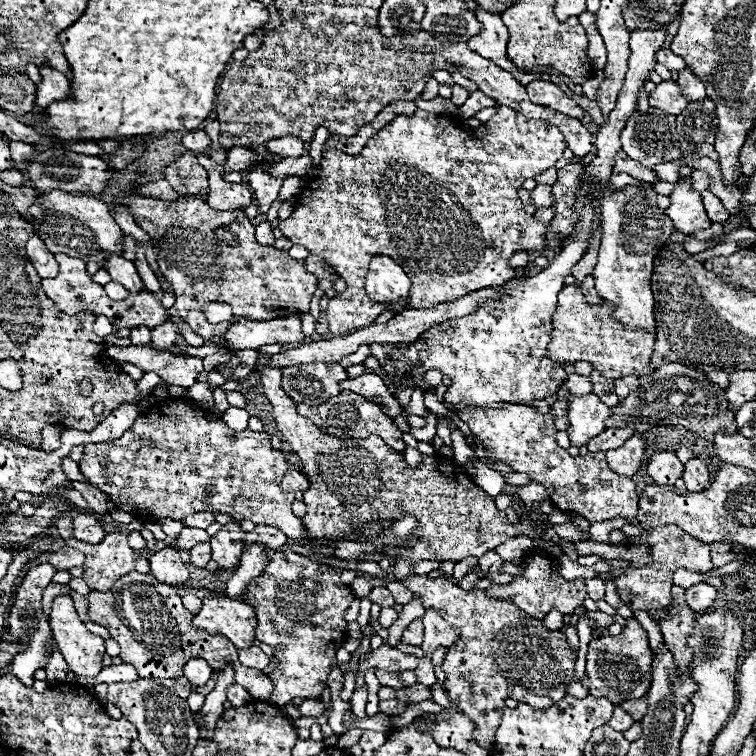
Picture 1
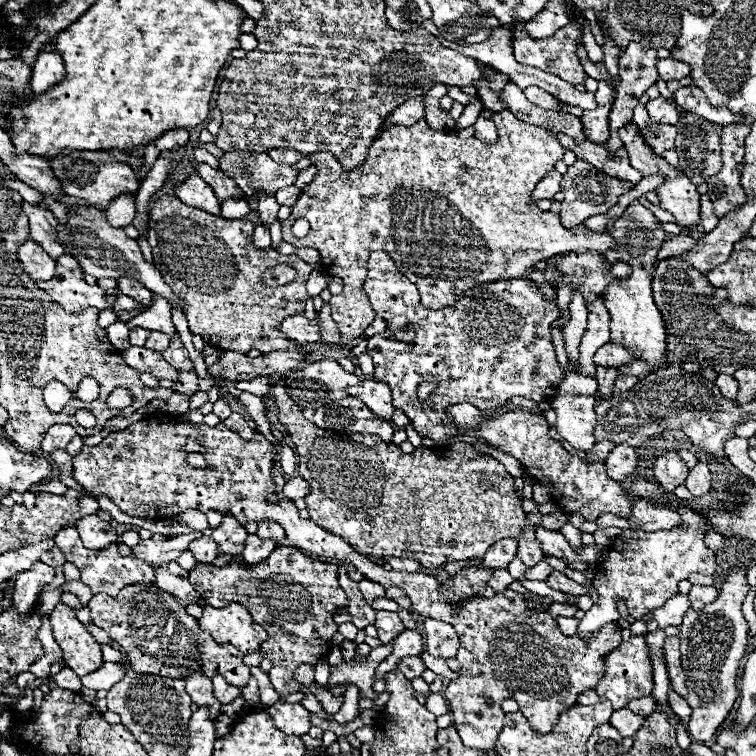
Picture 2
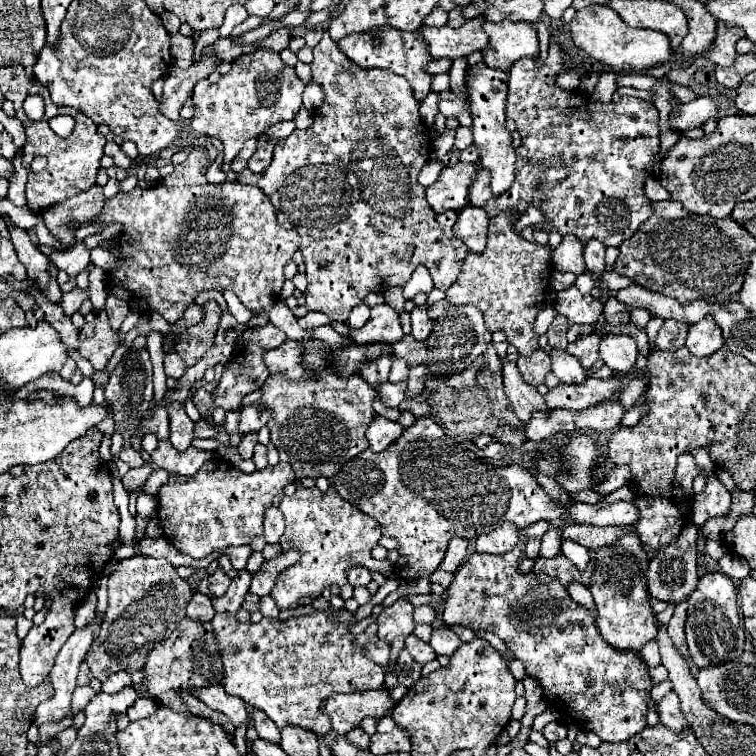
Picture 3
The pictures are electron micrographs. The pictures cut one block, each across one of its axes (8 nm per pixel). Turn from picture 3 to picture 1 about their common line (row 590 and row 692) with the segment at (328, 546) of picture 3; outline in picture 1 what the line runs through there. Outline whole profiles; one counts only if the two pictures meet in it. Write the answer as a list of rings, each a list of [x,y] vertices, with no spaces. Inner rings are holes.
[[[280,546],[278,550],[268,552],[268,566],[256,580],[252,580],[246,586],[242,596],[246,598],[244,602],[256,610],[256,618],[258,618],[256,638],[260,642],[272,646],[274,658],[278,660],[278,666],[270,672],[274,690],[270,694],[269,703],[283,707],[293,698],[320,698],[320,694],[322,694],[320,684],[326,682],[326,678],[330,674],[330,666],[336,662],[336,650],[346,640],[344,612],[348,610],[350,602],[354,600],[350,586],[346,586],[340,580],[340,568],[322,564],[322,562],[314,562],[306,556],[296,554],[288,546]]]

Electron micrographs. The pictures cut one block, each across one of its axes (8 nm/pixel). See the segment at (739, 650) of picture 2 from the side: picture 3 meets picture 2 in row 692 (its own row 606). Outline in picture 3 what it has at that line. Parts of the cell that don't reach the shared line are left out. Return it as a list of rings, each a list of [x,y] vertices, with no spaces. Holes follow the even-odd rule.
[[[708,572],[698,578],[698,586],[686,598],[686,602],[688,602],[686,638],[690,658],[694,660],[694,664],[698,668],[708,668],[740,658],[744,652],[744,630],[740,628],[736,588],[732,580],[722,572]]]

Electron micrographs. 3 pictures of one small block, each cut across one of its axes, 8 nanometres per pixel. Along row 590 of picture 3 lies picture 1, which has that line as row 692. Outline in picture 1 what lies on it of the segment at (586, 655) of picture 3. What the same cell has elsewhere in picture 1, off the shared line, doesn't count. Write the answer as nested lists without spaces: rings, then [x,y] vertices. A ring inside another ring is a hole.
[[[412,574],[412,576],[402,578],[400,582],[406,588],[410,588],[416,598],[420,598],[424,608],[434,608],[438,612],[444,610],[442,614],[444,620],[450,622],[460,632],[458,642],[448,648],[448,654],[442,664],[442,670],[446,672],[444,690],[450,702],[456,704],[456,710],[466,714],[474,722],[472,738],[482,748],[490,748],[494,744],[494,734],[498,730],[506,698],[544,710],[544,708],[554,706],[558,700],[562,700],[566,696],[568,684],[576,680],[576,674],[574,674],[576,650],[570,650],[562,630],[548,630],[542,620],[522,614],[522,610],[518,610],[514,602],[490,598],[484,590],[462,590],[446,578],[430,578],[430,576]]]

